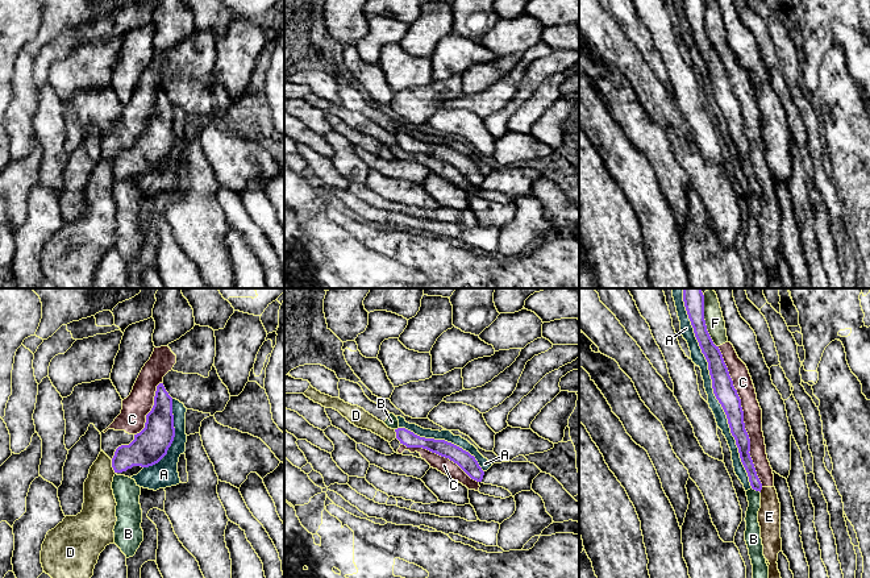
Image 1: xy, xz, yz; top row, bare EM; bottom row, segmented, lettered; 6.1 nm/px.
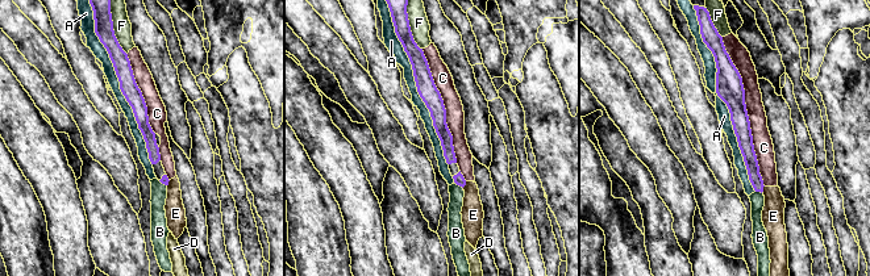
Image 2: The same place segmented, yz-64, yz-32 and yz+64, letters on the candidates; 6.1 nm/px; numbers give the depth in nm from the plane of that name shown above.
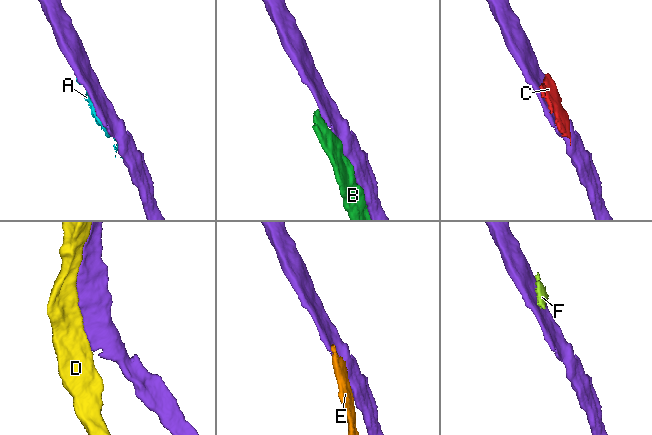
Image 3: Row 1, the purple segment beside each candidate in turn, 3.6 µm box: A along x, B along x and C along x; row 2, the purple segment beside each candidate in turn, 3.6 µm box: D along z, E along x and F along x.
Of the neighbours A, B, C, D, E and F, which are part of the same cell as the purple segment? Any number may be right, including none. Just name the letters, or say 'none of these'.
none of these

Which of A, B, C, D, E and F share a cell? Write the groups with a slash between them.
A B / C E F / D

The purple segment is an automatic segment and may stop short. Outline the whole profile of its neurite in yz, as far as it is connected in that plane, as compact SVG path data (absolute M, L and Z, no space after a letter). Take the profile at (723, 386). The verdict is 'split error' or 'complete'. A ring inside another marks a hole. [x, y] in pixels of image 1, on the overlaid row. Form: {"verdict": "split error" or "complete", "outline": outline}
{"verdict": "complete", "outline": "M683 288L683 302L694 328L695 337L699 342L702 353L708 362L713 394L727 415L730 433L736 440L740 458L748 473L750 486L753 490L761 492L762 483L757 475L753 460L749 453L750 438L745 429L741 399L733 386L733 381L729 375L723 354L719 346L713 344L707 330L704 320L704 295L702 288Z"}

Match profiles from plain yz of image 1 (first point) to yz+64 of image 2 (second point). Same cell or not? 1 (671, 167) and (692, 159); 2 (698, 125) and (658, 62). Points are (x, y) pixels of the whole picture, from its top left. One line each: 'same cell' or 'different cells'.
1: different cells
2: different cells

